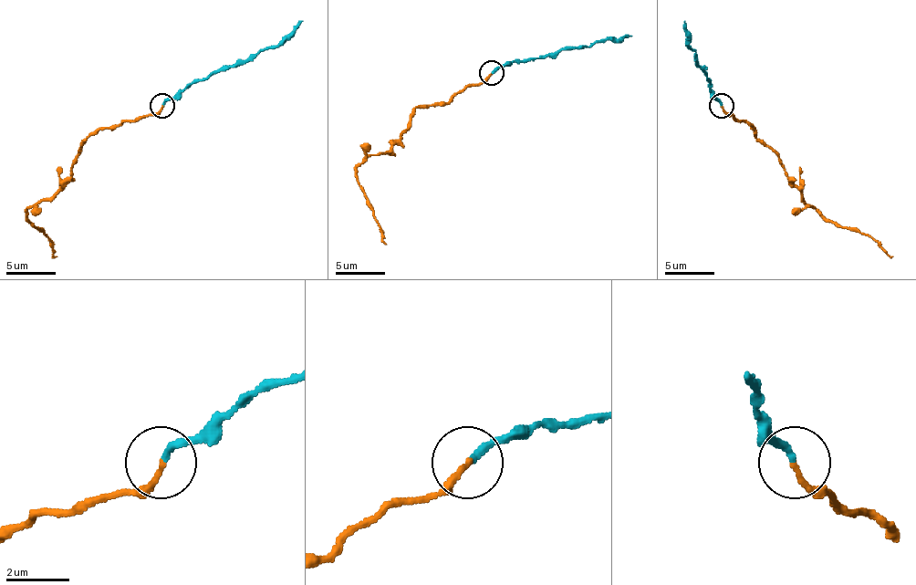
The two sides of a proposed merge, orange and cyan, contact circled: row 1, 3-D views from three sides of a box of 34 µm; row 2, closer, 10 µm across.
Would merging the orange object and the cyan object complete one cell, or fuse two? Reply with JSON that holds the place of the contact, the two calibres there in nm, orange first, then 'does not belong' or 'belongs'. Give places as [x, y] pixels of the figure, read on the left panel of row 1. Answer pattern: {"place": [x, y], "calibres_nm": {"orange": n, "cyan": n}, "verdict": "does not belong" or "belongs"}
{"place": [162, 105], "calibres_nm": {"orange": 180, "cyan": 220}, "verdict": "does not belong"}

